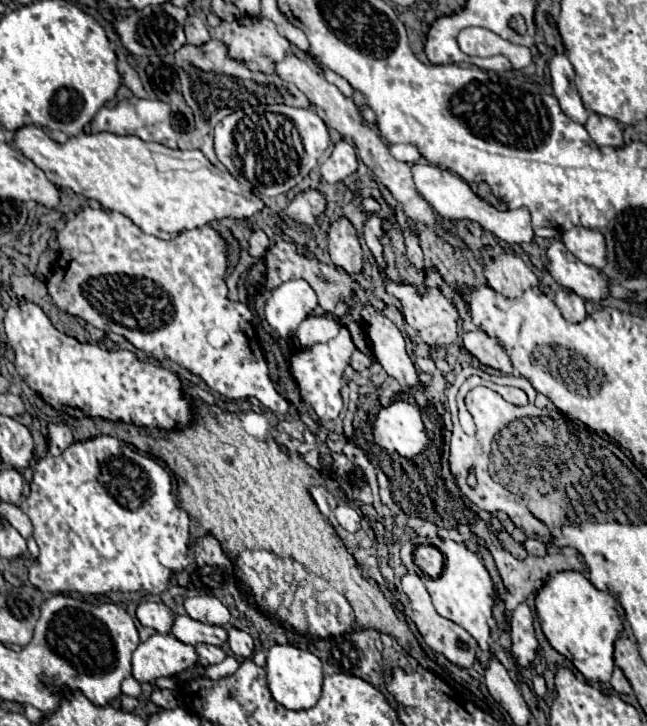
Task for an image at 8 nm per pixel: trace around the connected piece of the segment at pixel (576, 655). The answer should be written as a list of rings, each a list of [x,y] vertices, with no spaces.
[[[568,570],[550,578],[536,594],[536,612],[544,636],[590,682],[608,682],[614,670],[614,642],[622,632],[624,608],[614,596],[598,590],[584,574]]]

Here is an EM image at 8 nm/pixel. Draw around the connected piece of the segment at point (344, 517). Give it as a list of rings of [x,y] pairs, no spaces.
[[[340,504],[340,506],[334,510],[334,514],[336,514],[340,526],[346,528],[348,532],[356,532],[356,530],[360,528],[360,520],[362,520],[362,518],[358,516],[358,512],[356,512],[352,506]]]

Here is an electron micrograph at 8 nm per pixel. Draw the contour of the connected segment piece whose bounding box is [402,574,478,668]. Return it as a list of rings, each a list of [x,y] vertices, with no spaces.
[[[406,574],[406,576],[402,576],[402,590],[404,590],[406,596],[410,598],[410,606],[412,606],[412,610],[414,610],[412,620],[416,622],[418,632],[422,634],[424,642],[426,642],[432,650],[444,654],[452,664],[470,668],[470,666],[474,664],[474,658],[476,658],[476,648],[478,648],[476,640],[474,640],[462,626],[454,624],[452,620],[442,618],[442,616],[434,610],[434,606],[432,606],[432,602],[430,602],[430,596],[428,596],[428,590],[424,588],[422,580],[418,578],[418,574]]]

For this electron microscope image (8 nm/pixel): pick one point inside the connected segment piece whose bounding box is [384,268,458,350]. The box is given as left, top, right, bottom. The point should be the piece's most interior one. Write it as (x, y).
(435, 318)

